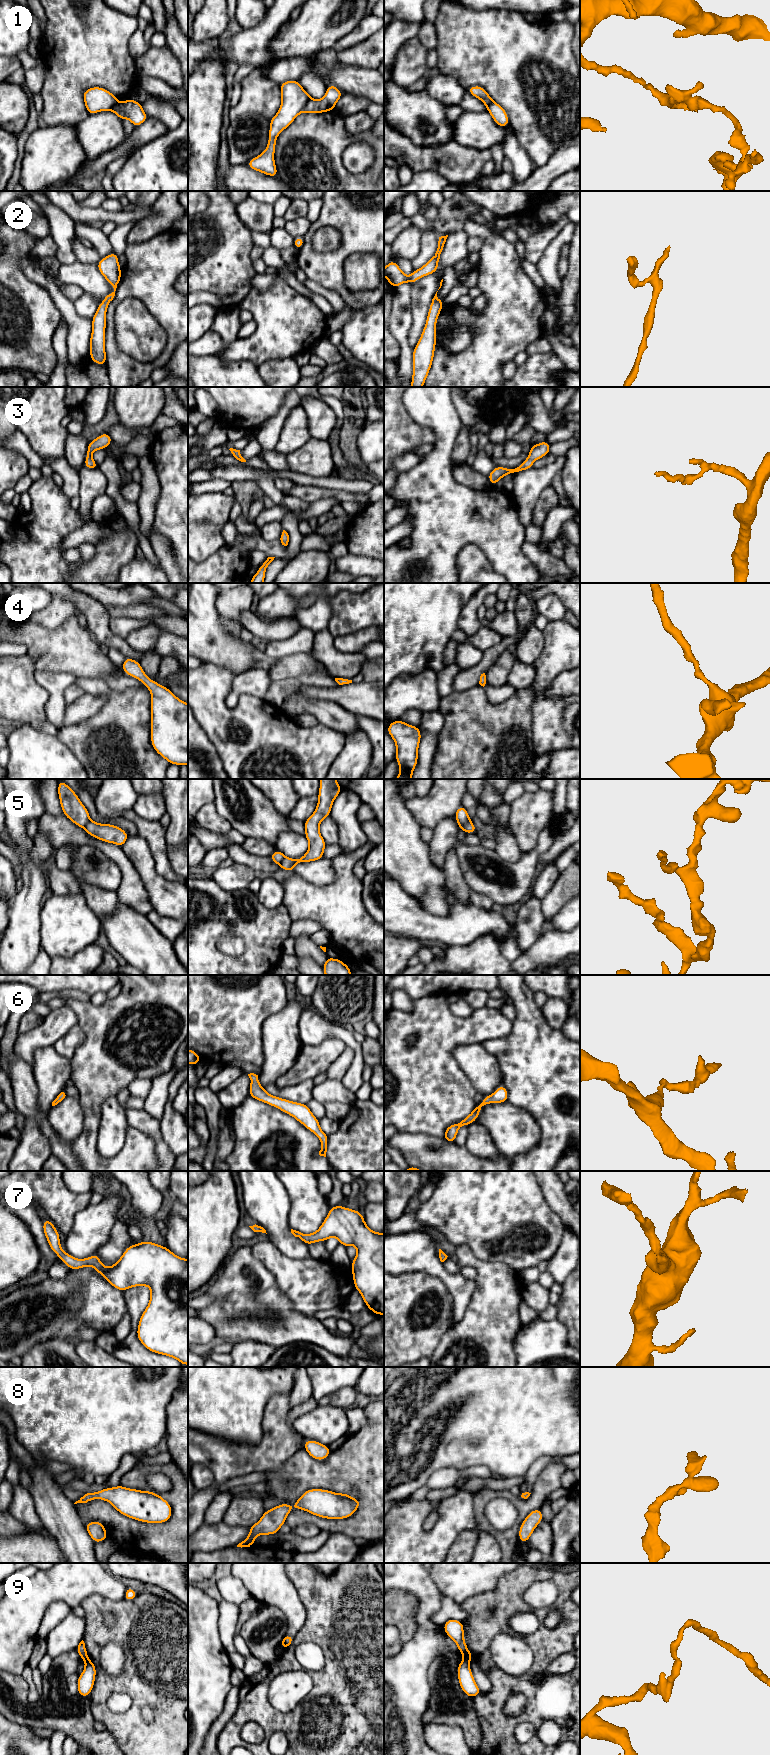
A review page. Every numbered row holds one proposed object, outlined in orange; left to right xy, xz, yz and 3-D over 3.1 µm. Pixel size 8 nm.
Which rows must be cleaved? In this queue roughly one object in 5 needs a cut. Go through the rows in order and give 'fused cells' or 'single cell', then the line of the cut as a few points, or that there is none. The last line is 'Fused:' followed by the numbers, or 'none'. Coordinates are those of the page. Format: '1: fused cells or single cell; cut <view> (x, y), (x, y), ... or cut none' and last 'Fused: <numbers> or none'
1: fused cells; cut xz (311, 98), (301, 111)
2: single cell; cut none
3: single cell; cut none
4: single cell; cut none
5: fused cells; cut yz (470, 820), (462, 829)
6: single cell; cut none
7: single cell; cut none
8: single cell; cut none
9: fused cells; cut yz (464, 1657), (469, 1660)
Fused: 1, 5, 9

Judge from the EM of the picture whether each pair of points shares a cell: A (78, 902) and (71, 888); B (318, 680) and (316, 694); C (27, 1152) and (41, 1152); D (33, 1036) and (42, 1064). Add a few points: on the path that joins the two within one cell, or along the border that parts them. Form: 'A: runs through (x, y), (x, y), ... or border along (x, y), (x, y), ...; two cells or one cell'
A: border along (52, 893), (82, 894); two cells
B: border along (301, 683), (315, 687), (337, 687), (339, 685); two cells
C: runs through (30, 1152), (38, 1152); one cell
D: border along (52, 1045), (39, 1047), (34, 1052), (31, 1066); two cells

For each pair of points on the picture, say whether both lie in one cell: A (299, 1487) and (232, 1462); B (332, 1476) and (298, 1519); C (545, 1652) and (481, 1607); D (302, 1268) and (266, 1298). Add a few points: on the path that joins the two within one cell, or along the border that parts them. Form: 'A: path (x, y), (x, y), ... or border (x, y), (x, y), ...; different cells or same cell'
A: border (286, 1461), (279, 1469), (264, 1472); different cells
B: path (316, 1476), (311, 1476), (292, 1495), (292, 1503); same cell
C: path (522, 1680), (505, 1680), (484, 1659), (481, 1637); same cell
D: border (266, 1267), (273, 1275), (278, 1288), (293, 1306); different cells

